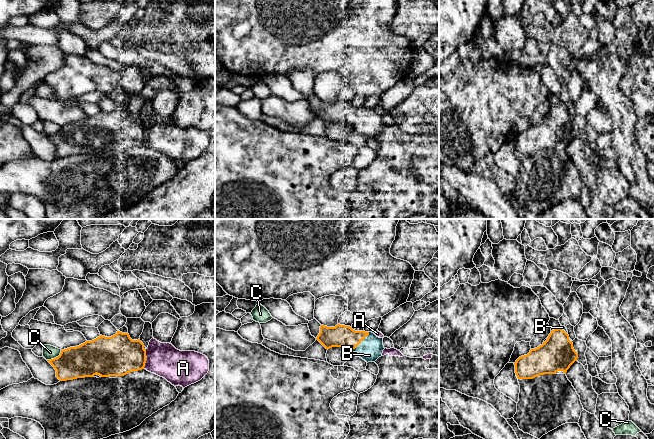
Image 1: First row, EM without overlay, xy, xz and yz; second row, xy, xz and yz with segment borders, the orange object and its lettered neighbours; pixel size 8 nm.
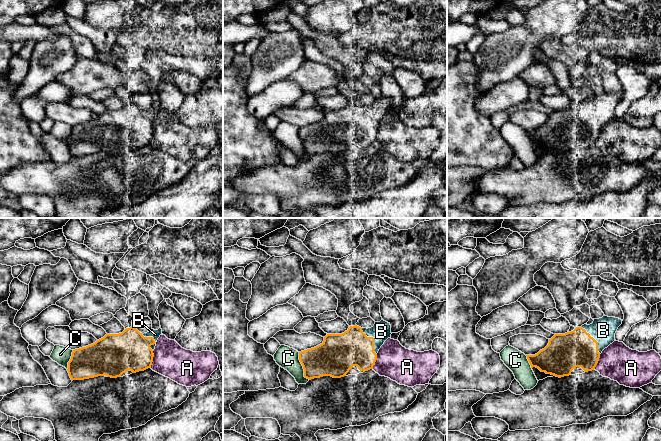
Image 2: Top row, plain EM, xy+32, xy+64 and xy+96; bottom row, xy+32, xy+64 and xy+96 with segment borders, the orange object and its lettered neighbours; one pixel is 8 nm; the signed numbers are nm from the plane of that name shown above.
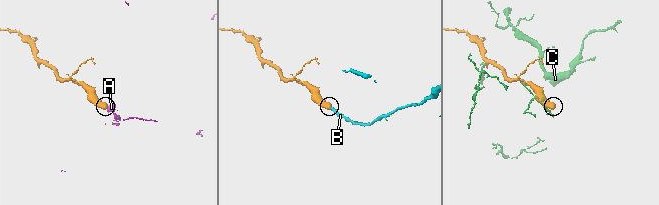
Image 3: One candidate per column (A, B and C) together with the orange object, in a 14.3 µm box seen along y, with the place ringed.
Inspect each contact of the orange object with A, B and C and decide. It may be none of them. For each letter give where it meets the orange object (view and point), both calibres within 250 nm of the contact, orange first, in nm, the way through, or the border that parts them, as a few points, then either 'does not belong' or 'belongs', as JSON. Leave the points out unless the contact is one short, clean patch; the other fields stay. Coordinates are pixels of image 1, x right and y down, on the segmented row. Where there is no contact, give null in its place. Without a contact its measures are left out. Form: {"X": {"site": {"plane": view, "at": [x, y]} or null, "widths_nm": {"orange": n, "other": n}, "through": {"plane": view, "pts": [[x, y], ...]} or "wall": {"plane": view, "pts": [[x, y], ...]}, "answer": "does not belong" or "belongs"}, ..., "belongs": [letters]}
{"A": {"site": {"plane": "xy", "at": [145, 359]}, "widths_nm": {"orange": 320, "other": 280}, "wall": {"plane": "xy", "pts": [[146, 349], [146, 362], [143, 368]]}, "answer": "does not belong"}, "B": {"site": {"plane": "xz", "at": [360, 342]}, "widths_nm": {"orange": 180, "other": 190}, "answer": "belongs"}, "C": {"site": {"plane": "xy", "at": [56, 357]}, "widths_nm": {"orange": 280, "other": 110}, "wall": {"plane": "xy", "pts": [[61, 350], [57, 356], [47, 360]]}, "answer": "does not belong"}, "belongs": ["B"]}

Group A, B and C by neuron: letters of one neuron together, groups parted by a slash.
A / B / C

